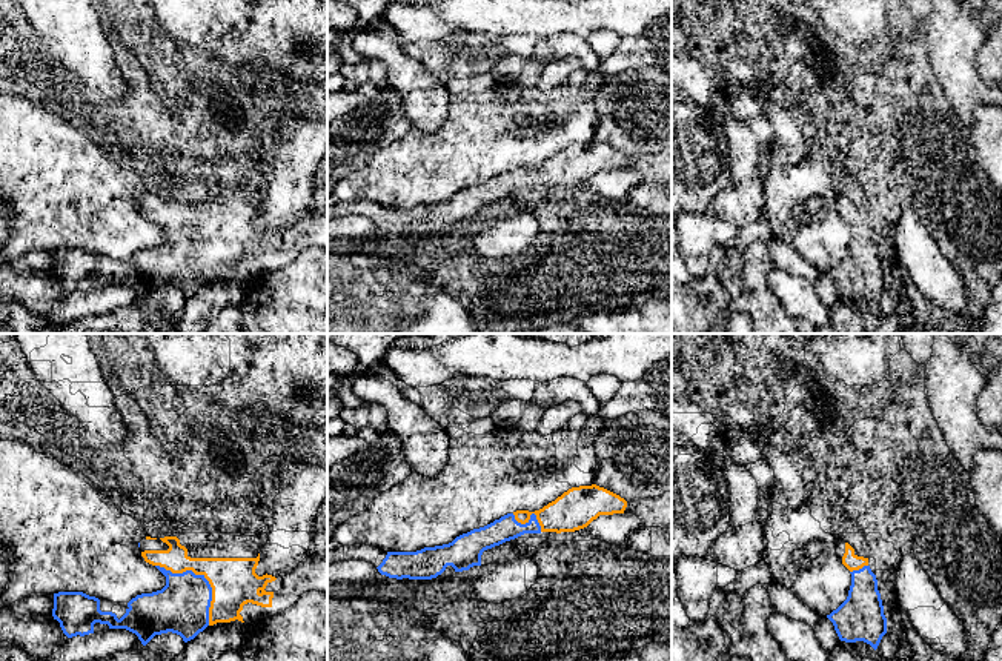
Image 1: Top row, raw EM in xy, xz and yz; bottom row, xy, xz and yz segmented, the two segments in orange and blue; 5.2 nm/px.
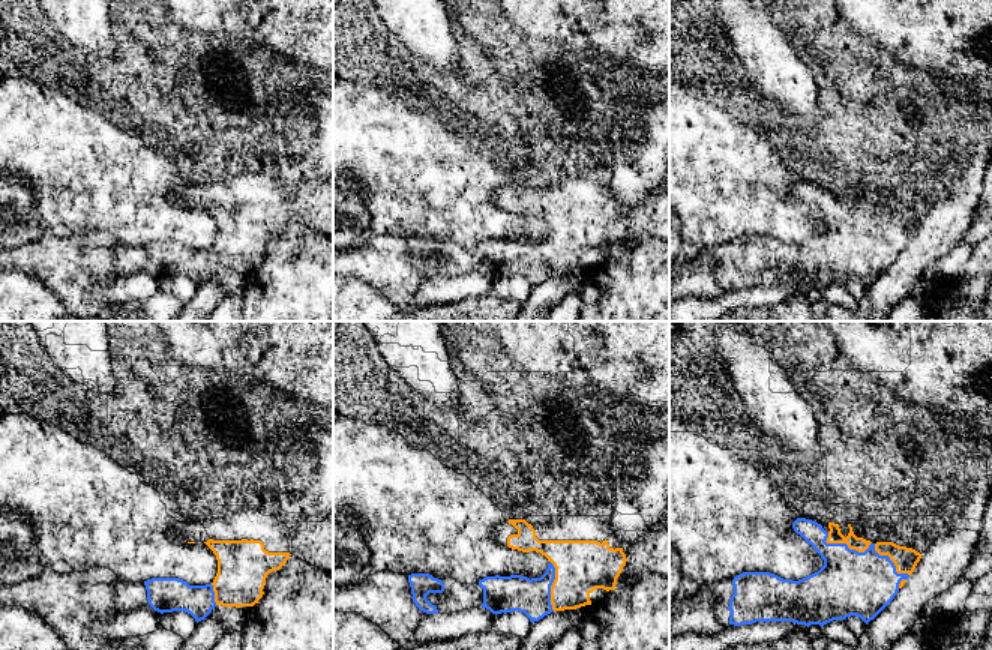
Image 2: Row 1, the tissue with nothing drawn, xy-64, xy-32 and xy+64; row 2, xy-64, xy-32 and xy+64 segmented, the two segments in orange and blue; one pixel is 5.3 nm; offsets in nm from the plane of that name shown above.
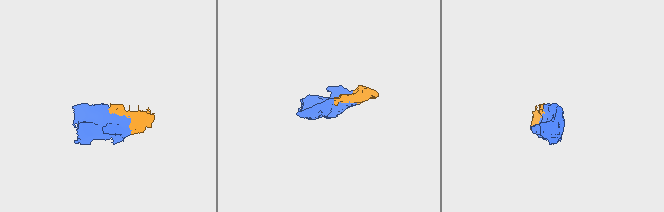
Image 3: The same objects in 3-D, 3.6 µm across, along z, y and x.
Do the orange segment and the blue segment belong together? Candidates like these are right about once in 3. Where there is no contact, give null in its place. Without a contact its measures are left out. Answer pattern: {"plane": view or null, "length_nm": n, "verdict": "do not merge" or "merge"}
{"plane": "xy", "length_nm": 420, "verdict": "merge"}

